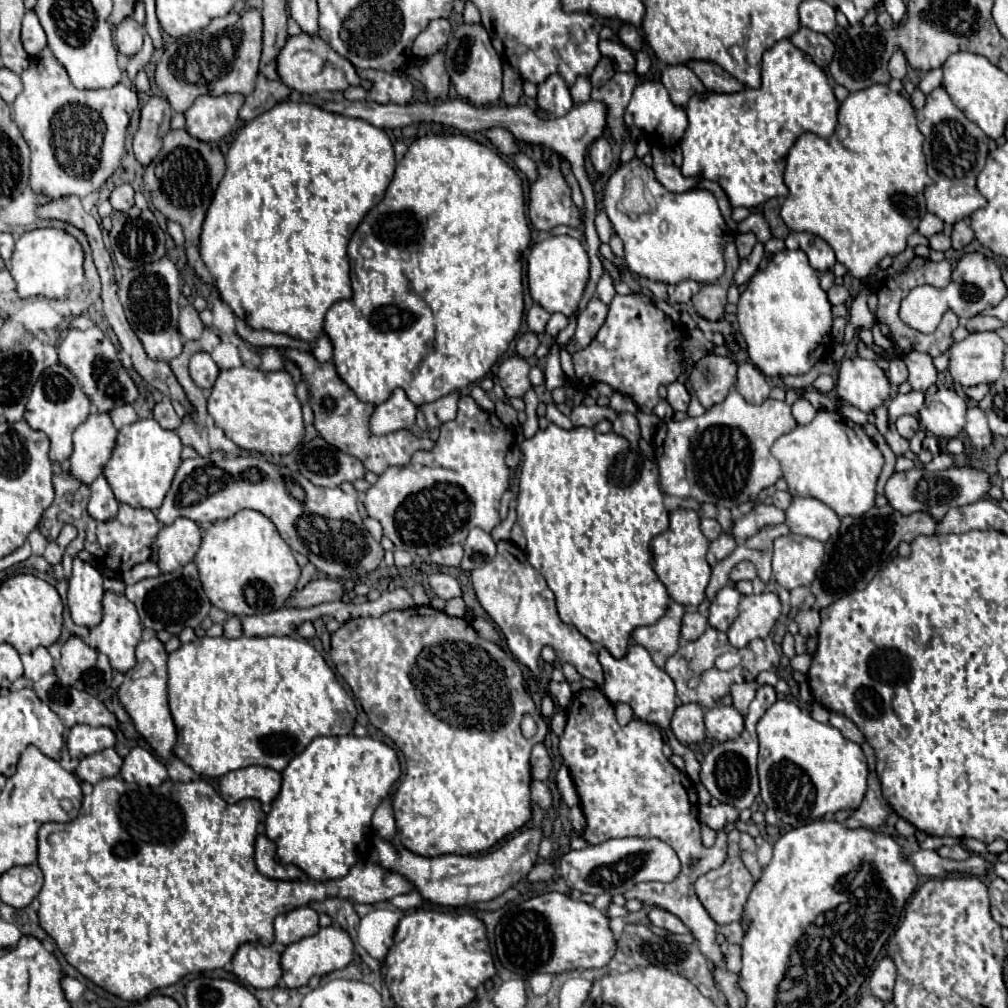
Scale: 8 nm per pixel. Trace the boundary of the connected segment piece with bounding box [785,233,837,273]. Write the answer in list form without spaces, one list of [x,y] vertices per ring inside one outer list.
[[[789,233],[789,237],[785,239],[785,245],[787,245],[787,249],[805,251],[807,257],[809,257],[811,267],[821,271],[821,273],[831,269],[837,263],[833,249],[817,235],[811,235],[811,233]]]

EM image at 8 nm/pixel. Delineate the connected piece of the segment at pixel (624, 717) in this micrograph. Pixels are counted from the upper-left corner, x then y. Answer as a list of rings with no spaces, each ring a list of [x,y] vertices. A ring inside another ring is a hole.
[[[619,703],[619,705],[615,705],[615,715],[621,725],[627,725],[633,719],[633,709],[627,703]]]

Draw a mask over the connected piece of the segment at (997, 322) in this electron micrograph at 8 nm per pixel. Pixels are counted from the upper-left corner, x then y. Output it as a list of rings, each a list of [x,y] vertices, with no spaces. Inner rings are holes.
[[[977,315],[973,319],[967,321],[967,329],[973,331],[997,331],[999,327],[1003,327],[1005,323],[997,317],[989,317],[989,315]]]

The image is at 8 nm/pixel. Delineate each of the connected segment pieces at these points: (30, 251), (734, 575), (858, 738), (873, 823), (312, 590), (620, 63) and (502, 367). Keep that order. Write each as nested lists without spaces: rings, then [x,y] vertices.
[[[33,229],[19,237],[15,243],[15,251],[11,257],[11,275],[17,281],[17,293],[19,297],[35,297],[43,295],[49,299],[63,299],[67,297],[75,287],[81,287],[85,281],[83,273],[83,247],[79,241],[65,233],[63,229]]]
[[[741,561],[741,563],[737,563],[737,565],[731,569],[731,575],[729,575],[729,579],[731,579],[733,583],[737,583],[737,581],[741,581],[741,579],[753,581],[755,577],[757,577],[757,571],[755,571],[755,565],[753,565],[751,561]]]
[[[831,713],[831,725],[833,727],[837,727],[841,733],[843,733],[843,737],[847,737],[849,741],[855,741],[857,745],[861,745],[863,741],[865,741],[865,737],[863,737],[863,733],[857,729],[857,725],[851,721],[851,719],[847,719],[845,715],[841,715],[841,713]]]
[[[871,771],[869,779],[867,779],[867,793],[859,805],[859,809],[847,819],[847,827],[869,827],[869,829],[879,829],[887,815],[891,813],[891,807],[887,805],[887,801],[881,795],[881,783],[877,779],[877,775]]]
[[[313,579],[305,589],[297,591],[293,603],[295,607],[315,607],[321,603],[339,601],[343,593],[345,587],[337,579]]]
[[[599,41],[599,51],[605,57],[611,57],[615,71],[633,71],[635,69],[635,55],[625,45],[615,41]]]
[[[521,357],[503,360],[499,365],[497,377],[507,397],[523,397],[531,389],[529,363]]]

